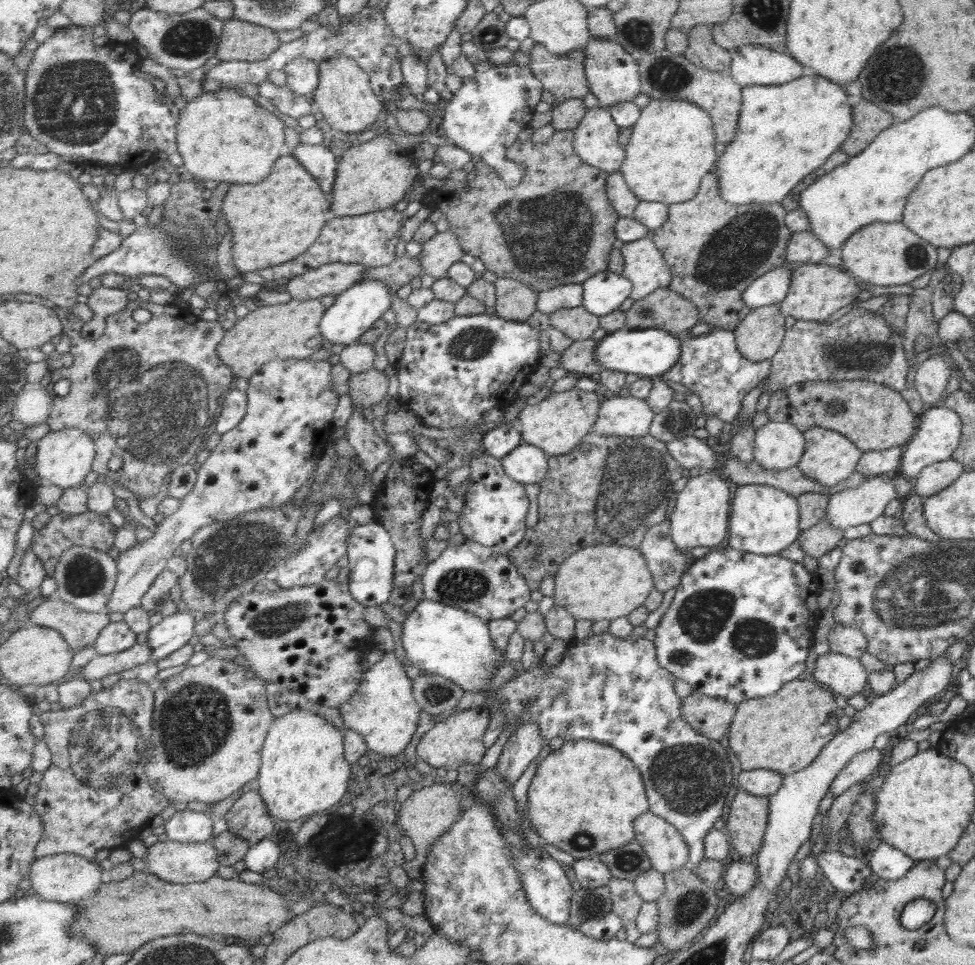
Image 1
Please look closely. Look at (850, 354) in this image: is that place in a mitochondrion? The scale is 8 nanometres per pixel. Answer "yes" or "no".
yes

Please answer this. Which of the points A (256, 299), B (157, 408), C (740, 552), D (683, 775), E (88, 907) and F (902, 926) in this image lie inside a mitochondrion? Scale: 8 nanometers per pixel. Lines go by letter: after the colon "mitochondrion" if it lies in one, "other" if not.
A: other
B: mitochondrion
C: other
D: mitochondrion
E: other
F: other

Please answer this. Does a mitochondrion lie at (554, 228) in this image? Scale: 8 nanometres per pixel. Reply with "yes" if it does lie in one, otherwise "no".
yes

